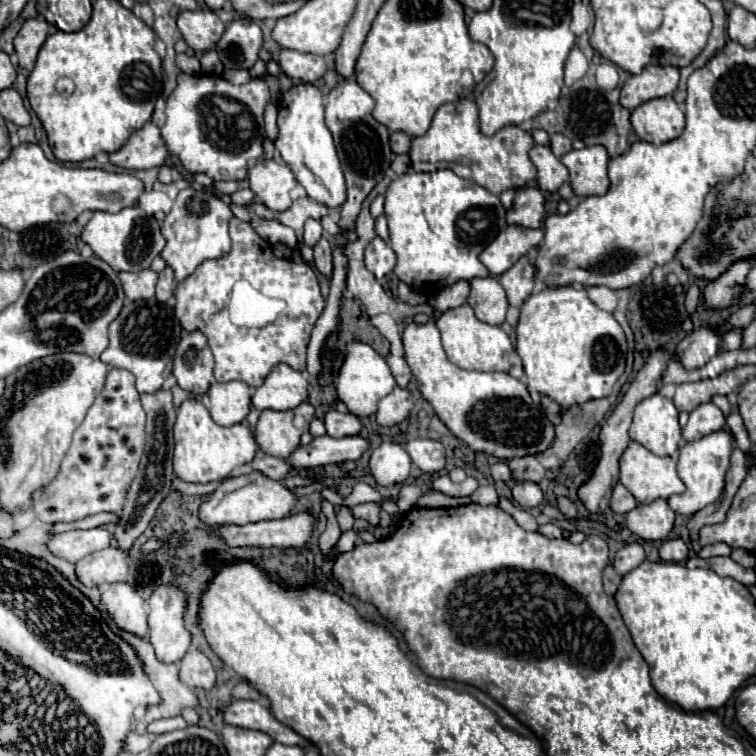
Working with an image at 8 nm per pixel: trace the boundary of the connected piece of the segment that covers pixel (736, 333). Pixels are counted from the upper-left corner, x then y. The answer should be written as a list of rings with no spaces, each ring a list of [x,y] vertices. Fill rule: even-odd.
[[[734,328],[730,330],[726,336],[724,336],[724,344],[722,344],[722,350],[736,350],[742,346],[742,334],[744,334],[744,328]]]

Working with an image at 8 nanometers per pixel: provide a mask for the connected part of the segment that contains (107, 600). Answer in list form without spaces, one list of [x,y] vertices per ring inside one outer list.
[[[126,582],[108,584],[108,588],[102,592],[102,602],[106,604],[108,614],[112,616],[118,628],[128,630],[138,636],[148,634],[144,600],[140,598],[134,586]]]

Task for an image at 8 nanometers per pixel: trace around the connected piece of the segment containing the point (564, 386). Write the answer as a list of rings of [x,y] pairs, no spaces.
[[[574,286],[546,288],[538,294],[532,294],[522,304],[520,322],[516,328],[516,350],[522,358],[528,386],[538,394],[556,400],[562,410],[608,396],[626,366],[626,336],[620,324],[610,312],[604,312],[596,304],[592,304],[584,288]]]

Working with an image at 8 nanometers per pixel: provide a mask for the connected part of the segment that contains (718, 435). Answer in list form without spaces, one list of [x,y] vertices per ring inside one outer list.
[[[720,430],[714,434],[708,434],[700,440],[694,442],[686,442],[680,450],[680,460],[678,460],[678,476],[684,482],[686,490],[682,494],[674,494],[668,498],[668,506],[682,516],[692,516],[696,514],[700,508],[712,504],[714,500],[718,500],[722,488],[724,488],[724,474],[730,466],[730,454],[732,454],[732,438],[728,432]]]

